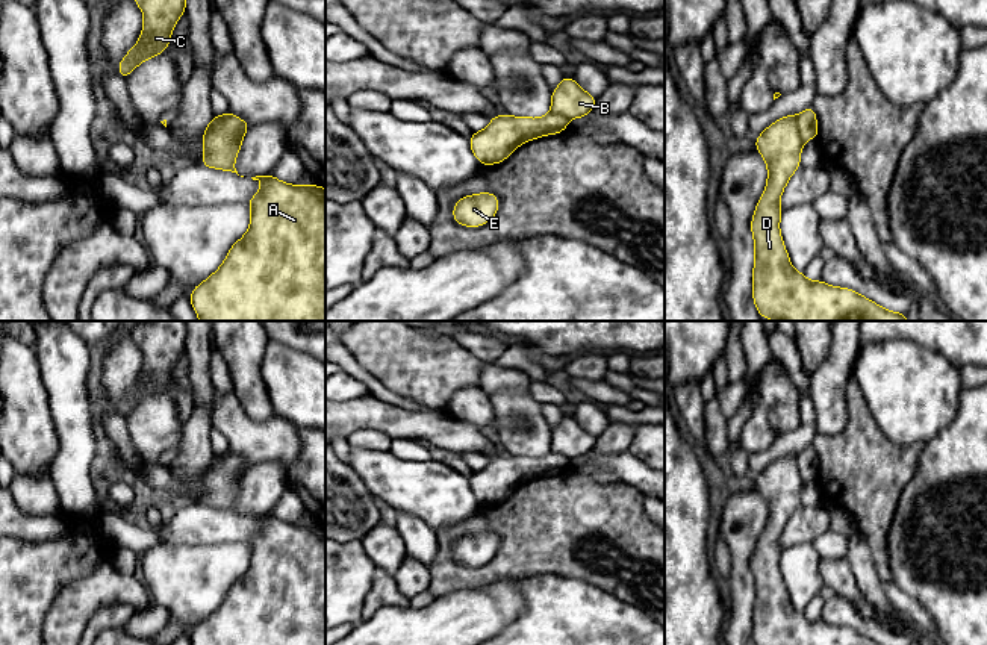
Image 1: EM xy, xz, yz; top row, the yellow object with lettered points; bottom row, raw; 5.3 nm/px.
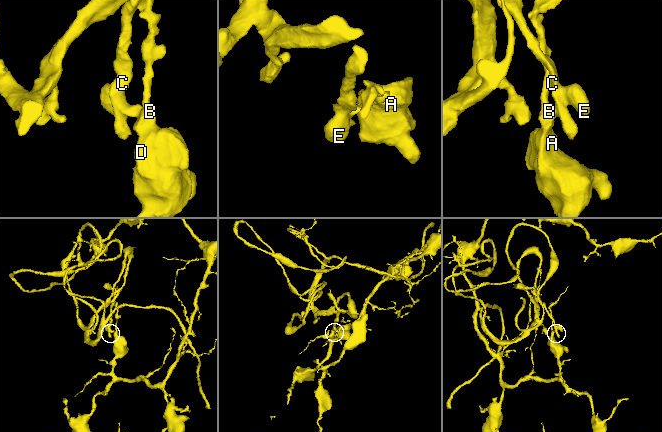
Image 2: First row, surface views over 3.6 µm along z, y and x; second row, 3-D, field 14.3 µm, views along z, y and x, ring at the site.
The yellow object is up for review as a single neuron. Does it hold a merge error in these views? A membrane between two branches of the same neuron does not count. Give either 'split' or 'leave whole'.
split

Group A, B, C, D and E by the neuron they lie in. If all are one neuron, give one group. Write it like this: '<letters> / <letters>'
A B D / C E

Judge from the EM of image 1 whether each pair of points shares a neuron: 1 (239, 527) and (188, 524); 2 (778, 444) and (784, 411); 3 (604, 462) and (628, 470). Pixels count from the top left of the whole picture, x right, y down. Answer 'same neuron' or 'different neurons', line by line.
1: same neuron
2: different neurons
3: same neuron

